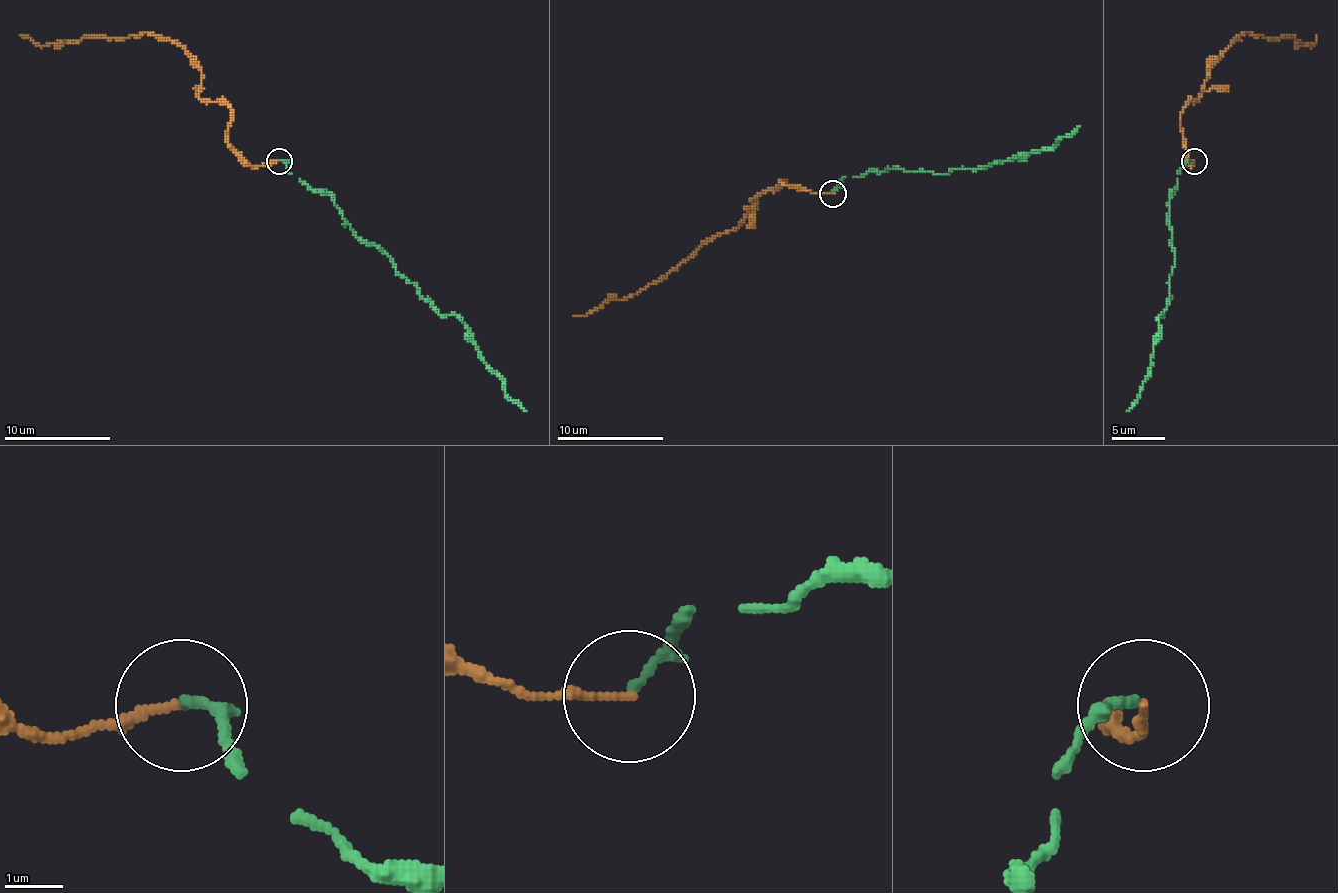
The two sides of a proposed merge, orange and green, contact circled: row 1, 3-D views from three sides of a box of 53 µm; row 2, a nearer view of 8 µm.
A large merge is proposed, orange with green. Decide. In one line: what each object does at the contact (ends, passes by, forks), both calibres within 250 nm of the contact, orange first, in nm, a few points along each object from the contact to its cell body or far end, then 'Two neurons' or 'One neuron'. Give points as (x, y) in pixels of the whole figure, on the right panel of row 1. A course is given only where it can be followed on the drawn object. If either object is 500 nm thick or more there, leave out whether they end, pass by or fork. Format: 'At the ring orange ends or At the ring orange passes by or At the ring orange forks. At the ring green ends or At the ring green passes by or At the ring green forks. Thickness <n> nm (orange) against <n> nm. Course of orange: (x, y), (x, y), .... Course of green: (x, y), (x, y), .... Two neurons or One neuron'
At the ring orange ends. At the ring green ends. Thickness 130 nm (orange) against 170 nm. Course of orange: (1193, 160), (1191, 166), (1183, 142), (1183, 110), (1233, 40), (1247, 32), (1311, 46), (1316, 35). Course of green: (1193, 160), (1177, 174), (1169, 198), (1175, 267), (1169, 275), (1169, 304), (1161, 315), (1151, 374), (1127, 411). One neuron

